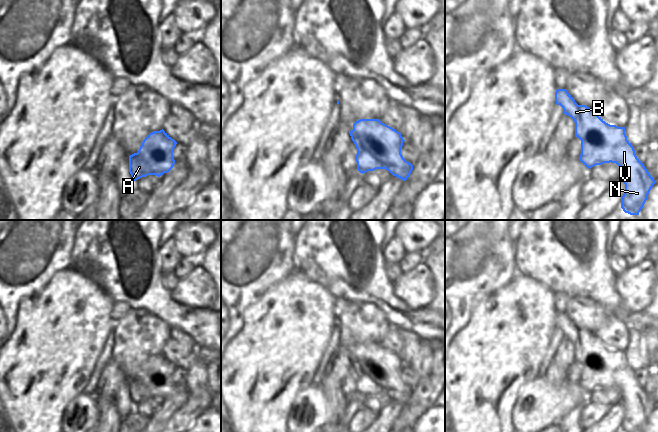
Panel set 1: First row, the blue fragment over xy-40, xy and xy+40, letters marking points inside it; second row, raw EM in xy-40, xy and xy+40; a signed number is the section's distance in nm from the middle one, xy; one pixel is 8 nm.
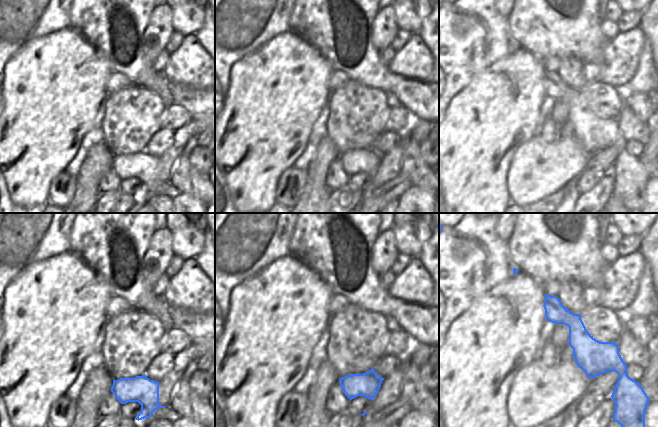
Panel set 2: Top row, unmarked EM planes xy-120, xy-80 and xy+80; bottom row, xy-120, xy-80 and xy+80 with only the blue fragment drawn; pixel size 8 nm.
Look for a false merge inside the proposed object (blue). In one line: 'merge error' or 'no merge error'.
merge error

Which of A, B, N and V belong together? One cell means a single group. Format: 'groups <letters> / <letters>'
groups A / B N V

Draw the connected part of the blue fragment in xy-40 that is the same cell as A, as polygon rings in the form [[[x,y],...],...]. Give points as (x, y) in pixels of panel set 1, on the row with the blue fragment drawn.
[[[151,149],[150,152],[151,154],[146,157],[138,152],[129,156],[129,172],[134,181],[148,175],[160,177],[170,171],[170,165],[160,160],[165,156],[162,151]]]

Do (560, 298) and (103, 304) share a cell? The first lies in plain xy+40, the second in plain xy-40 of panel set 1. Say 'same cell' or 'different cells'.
different cells

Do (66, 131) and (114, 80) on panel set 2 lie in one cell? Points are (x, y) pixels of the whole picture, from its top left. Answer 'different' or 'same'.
different

